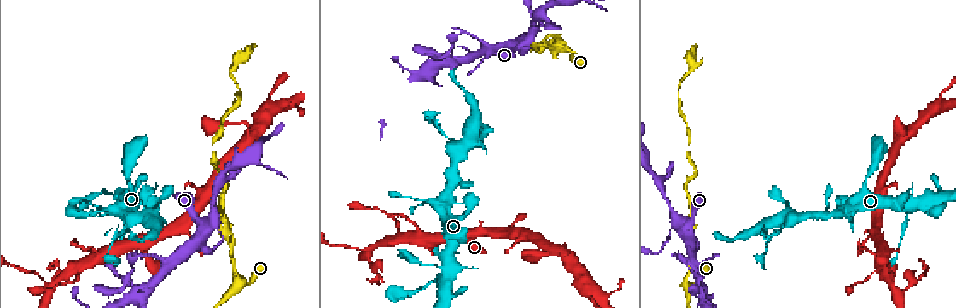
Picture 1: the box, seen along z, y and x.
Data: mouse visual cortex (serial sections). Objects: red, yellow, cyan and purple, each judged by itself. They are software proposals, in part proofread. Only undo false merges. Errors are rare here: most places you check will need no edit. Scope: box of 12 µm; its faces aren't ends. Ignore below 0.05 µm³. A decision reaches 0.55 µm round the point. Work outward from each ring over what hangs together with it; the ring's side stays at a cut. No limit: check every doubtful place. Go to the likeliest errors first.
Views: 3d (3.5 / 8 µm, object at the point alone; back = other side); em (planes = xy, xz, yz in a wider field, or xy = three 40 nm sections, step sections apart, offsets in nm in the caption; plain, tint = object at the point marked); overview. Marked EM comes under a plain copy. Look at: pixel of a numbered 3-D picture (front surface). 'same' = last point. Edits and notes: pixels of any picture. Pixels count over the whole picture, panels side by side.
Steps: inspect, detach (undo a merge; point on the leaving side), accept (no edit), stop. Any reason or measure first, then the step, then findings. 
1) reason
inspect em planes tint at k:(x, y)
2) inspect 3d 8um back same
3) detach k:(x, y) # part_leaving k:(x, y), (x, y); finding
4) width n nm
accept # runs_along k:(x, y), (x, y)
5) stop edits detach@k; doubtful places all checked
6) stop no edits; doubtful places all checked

four or more arms meet
inspect 3d 8um at 1:(138, 294)

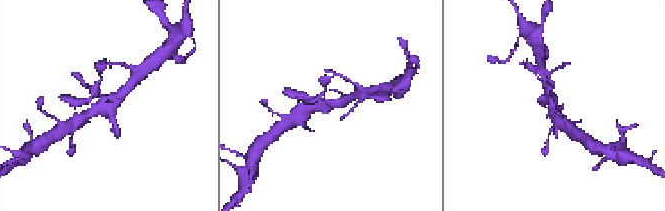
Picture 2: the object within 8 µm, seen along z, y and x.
inspect em xy step 3 tint at 2:(331, 104)

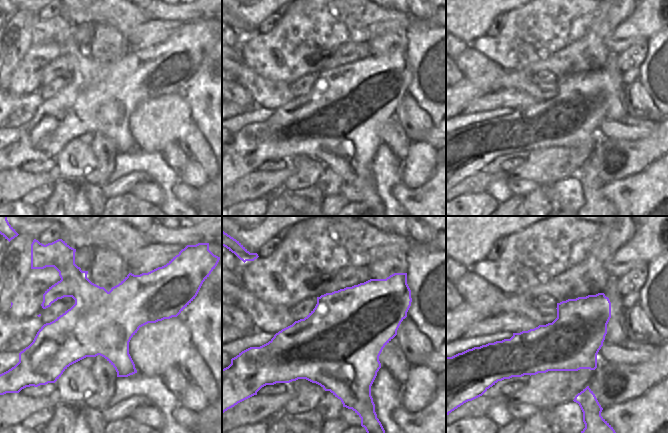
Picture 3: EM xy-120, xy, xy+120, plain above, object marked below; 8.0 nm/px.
accept # runs_along 2:(127, 87), (106, 108), (81, 117); one cell here

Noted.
arms part here
inspect 3d 8um at 1:(690, 284)

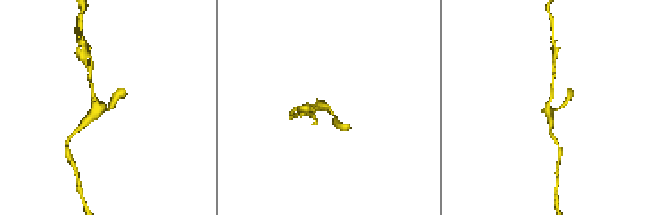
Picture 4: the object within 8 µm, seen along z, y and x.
shape alone is not enough
inspect em xy step 1 tint at 4:(551, 112)

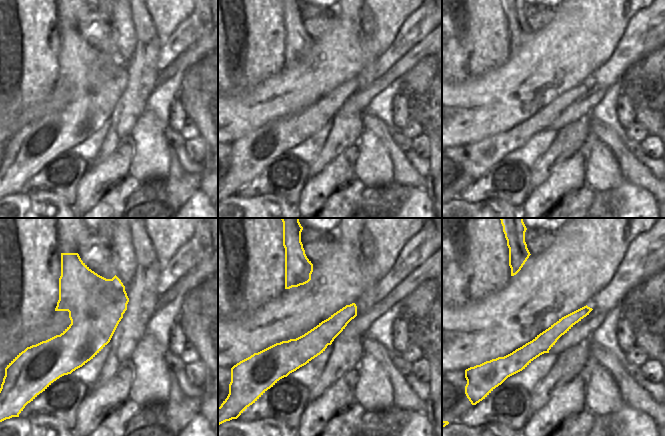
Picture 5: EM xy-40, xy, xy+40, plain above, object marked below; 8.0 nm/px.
accept # runs_along 5:(587, 309), (518, 360), (496, 361); one cell here

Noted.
abrupt turn
inspect 3d 3.5um back at 1:(694, 226)

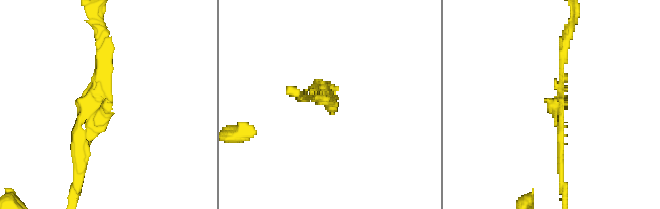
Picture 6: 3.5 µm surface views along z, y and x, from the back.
accept # runs_along 6:(81, 158), (102, 44); all the same cell

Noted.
side arm on a straight run
inspect 3d 8um at 1:(877, 236)

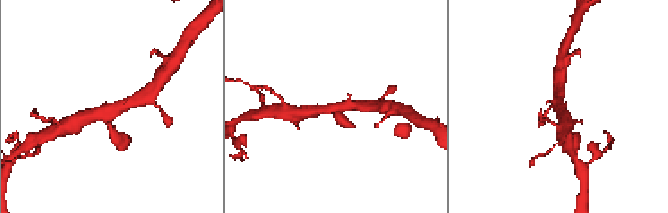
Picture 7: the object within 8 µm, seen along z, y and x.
inspect em xy step 3 tint at 7:(344, 105)

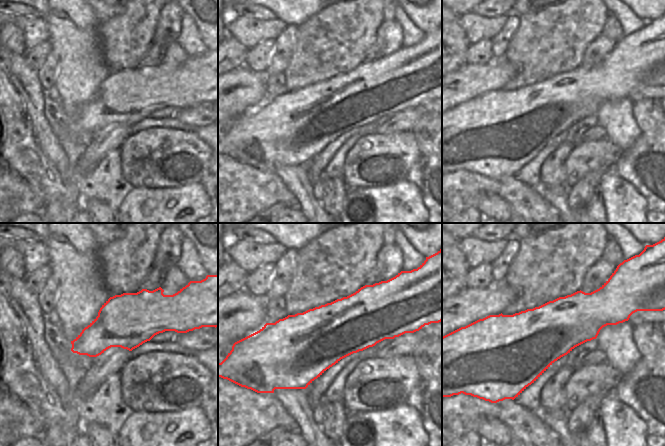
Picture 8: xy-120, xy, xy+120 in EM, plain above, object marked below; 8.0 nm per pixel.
accept # runs_along 7:(113, 133), (108, 118), (145, 98); all the same cell

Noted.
three-way junction
inspect 3d 8um at 1:(87, 266)

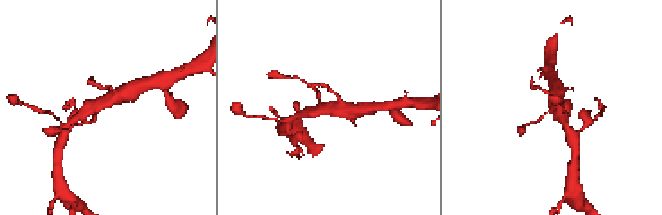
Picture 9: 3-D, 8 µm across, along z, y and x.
inspect 3d 3.5um at 9:(104, 105)

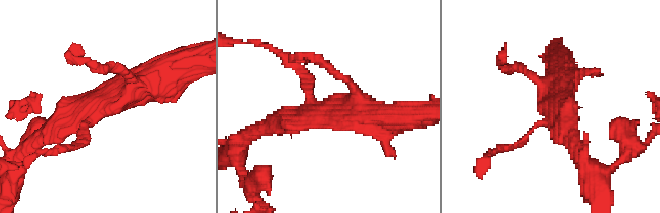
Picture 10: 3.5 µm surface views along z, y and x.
arms 3; arm_widths 150, 250, 500 nm; now the EM
inspect em xy step 5 tint at 10:(554, 102)

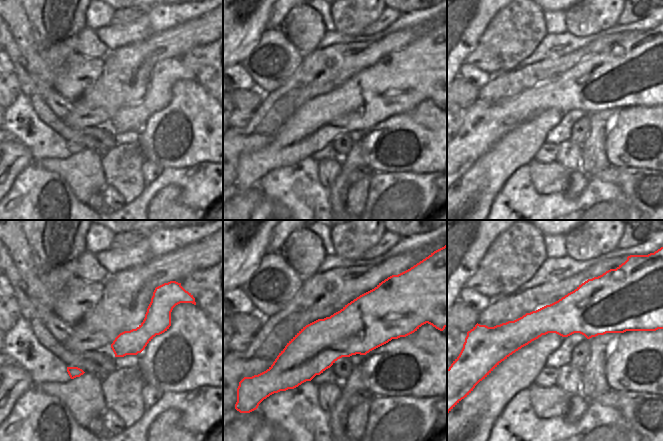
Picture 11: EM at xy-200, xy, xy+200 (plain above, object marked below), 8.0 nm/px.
accept # runs_along 10:(158, 76), (72, 107), (45, 135); continuous, no second cell

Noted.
thin arm on a thick one
inspect 3d 3.5um at 1:(368, 252)

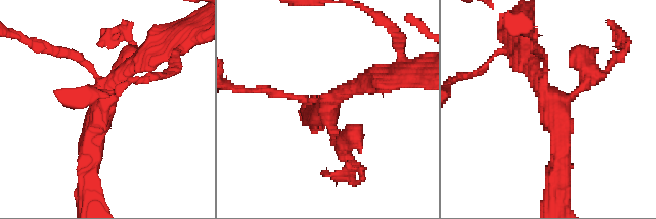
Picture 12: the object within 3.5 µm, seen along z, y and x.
need the tissue
inspect em planes tint at 12:(552, 100)

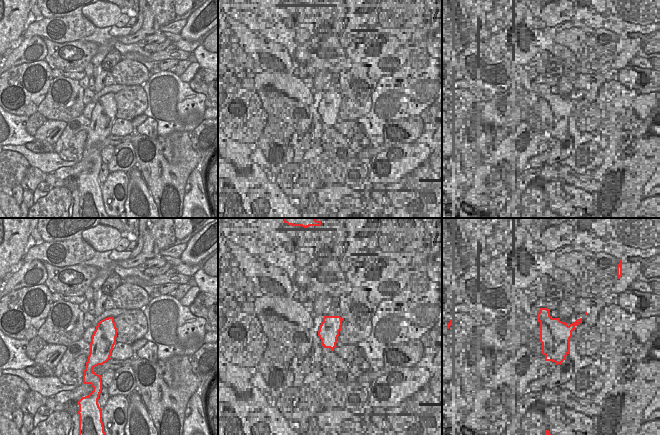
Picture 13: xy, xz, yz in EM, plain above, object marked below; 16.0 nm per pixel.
another direction
inspect em xy step 2 tint same

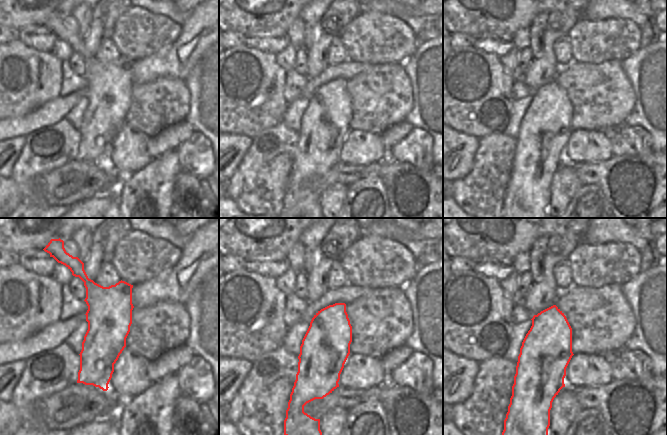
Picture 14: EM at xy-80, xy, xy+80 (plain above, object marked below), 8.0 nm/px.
arms 4
accept # runs_along 14:(79, 271), (102, 302), (105, 387); all the same cell

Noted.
stop no edits; doubtful places all checked

